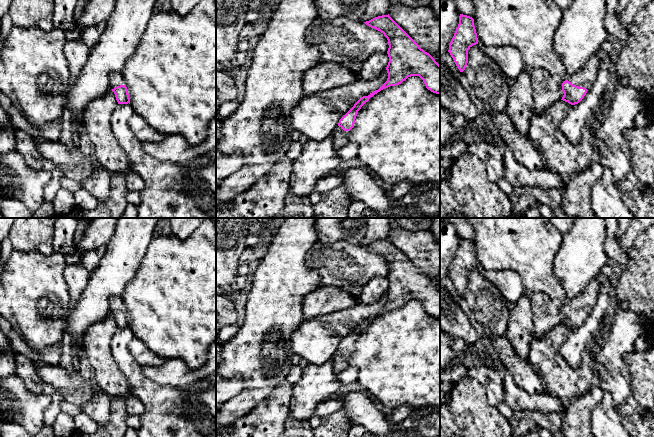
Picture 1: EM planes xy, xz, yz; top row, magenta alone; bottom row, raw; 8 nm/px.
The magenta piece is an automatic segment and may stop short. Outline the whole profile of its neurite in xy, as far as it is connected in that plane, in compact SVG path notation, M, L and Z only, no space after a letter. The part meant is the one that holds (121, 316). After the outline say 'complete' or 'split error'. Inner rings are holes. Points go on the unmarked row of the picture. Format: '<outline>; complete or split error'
M113 296L109 300L110 310L115 318L118 328L130 328L128 313L121 296Z; split error

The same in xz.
M389 238L375 241L364 247L383 257L388 264L389 286L386 291L388 302L378 314L361 321L339 344L332 358L336 376L349 366L347 359L354 351L358 335L381 314L399 309L408 301L419 300L428 314L440 318L440 289L429 277L421 273Z; split error

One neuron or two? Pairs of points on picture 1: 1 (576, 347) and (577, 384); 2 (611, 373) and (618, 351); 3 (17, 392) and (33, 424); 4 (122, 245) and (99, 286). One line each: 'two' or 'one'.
1: two
2: one
3: one
4: one

